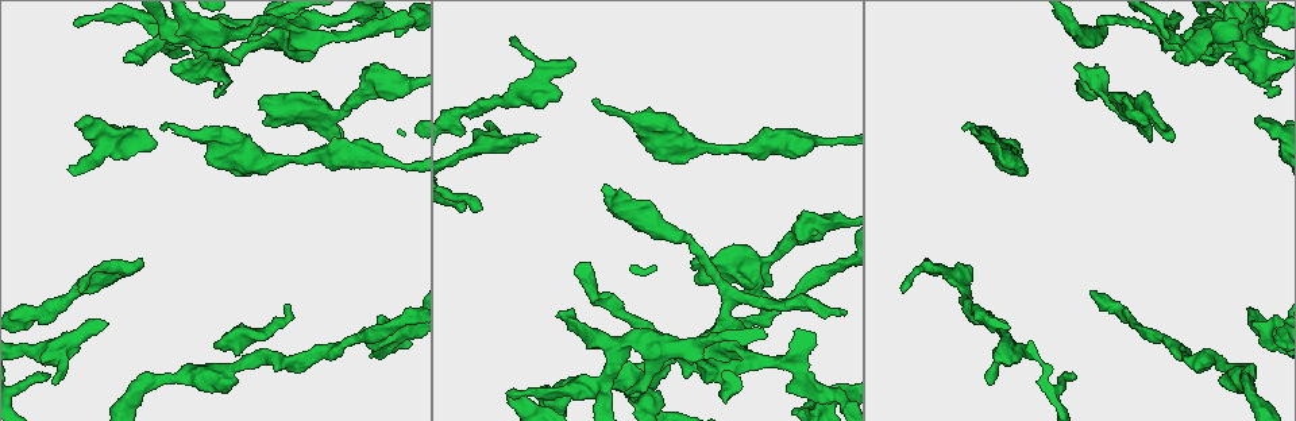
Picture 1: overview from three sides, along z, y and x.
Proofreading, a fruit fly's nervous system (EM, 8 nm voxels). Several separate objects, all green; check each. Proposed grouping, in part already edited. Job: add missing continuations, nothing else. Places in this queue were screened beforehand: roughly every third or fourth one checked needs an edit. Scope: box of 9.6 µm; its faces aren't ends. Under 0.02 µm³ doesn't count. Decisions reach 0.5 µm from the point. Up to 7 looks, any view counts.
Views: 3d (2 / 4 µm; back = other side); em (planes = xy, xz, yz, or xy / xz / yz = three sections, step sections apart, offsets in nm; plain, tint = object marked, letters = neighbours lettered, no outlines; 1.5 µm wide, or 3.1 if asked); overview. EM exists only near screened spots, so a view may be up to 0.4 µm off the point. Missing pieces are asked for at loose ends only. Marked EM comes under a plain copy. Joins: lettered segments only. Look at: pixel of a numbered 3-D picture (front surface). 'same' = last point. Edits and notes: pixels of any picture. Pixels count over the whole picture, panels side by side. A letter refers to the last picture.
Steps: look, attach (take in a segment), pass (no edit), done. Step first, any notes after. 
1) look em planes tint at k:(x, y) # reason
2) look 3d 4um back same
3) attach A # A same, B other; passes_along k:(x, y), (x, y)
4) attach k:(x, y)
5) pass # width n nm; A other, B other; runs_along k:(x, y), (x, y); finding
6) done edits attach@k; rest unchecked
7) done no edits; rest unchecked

look em planes letters at 1:(328, 141) # branch stops here

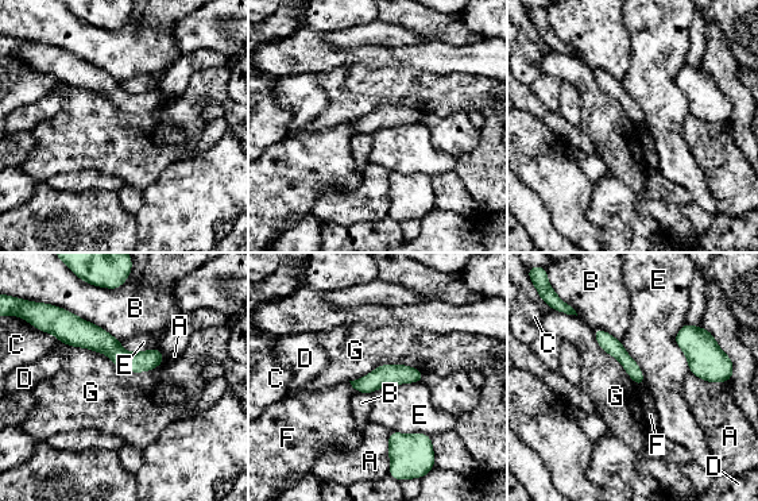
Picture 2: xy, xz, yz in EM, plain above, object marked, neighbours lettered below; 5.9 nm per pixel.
pass # A other, B other, C other, D other, E other, F other, G other; border 2:(58, 339), (126, 370), (165, 358); none of them fits

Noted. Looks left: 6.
look em xz step 8 tint at 1:(87, 119) # branch stops here

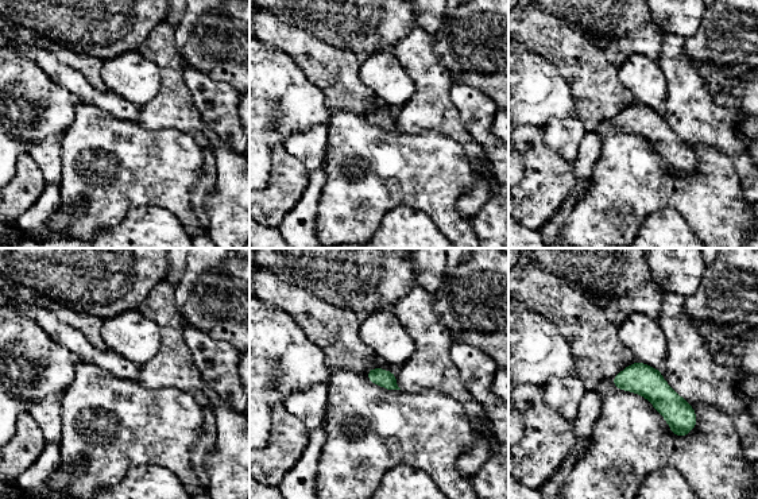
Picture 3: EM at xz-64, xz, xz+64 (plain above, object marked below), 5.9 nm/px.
look em planes letters same

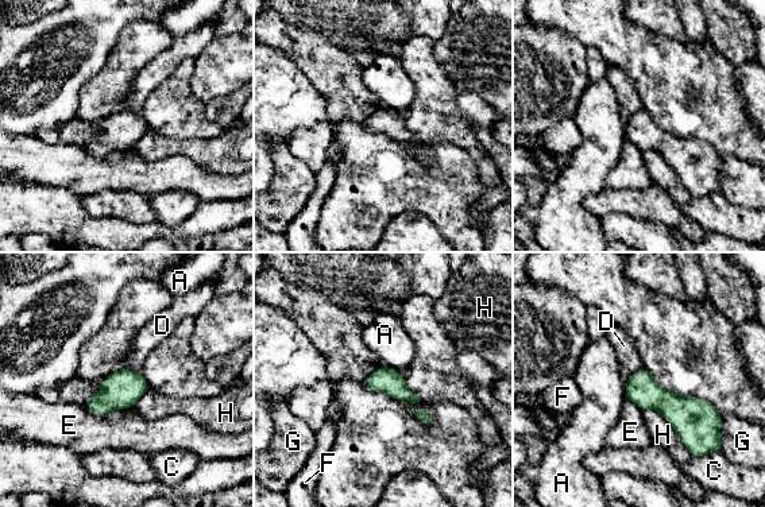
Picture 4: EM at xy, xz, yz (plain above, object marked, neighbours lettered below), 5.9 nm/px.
pass # A other, C other, D other, E other, F other, G other, H other; border 4:(119, 367), (139, 372); none of them fits

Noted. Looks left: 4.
look em yz step 8 letters at 1:(557, 315) # free end

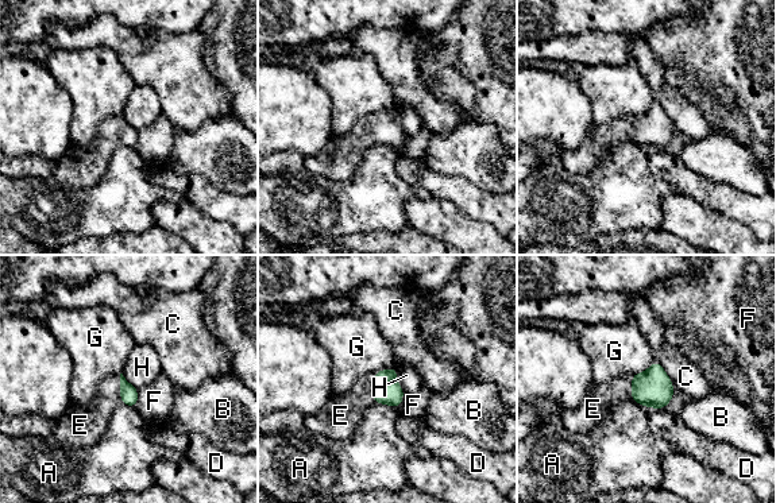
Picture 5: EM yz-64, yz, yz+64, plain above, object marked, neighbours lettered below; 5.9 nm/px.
attach E # A other, B other, C other, D other, E same, F other, G other, H other; the cell continues

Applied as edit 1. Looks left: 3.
done edits attach@5; rest unchecked

